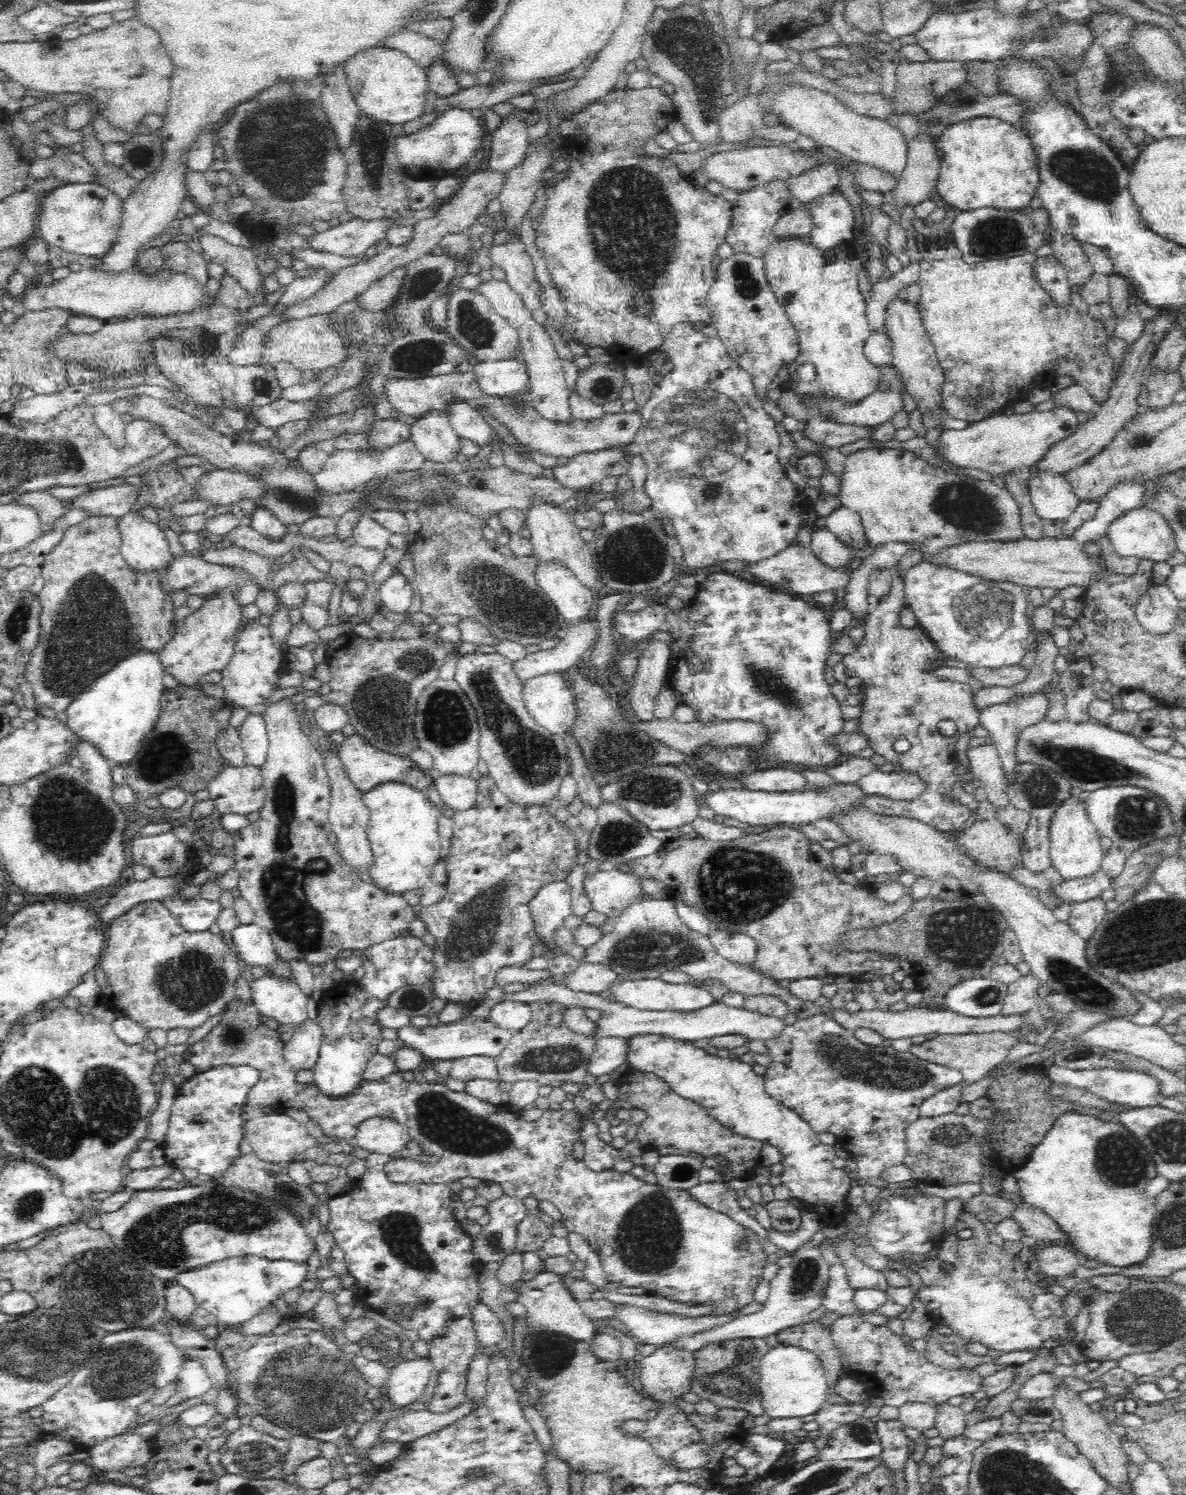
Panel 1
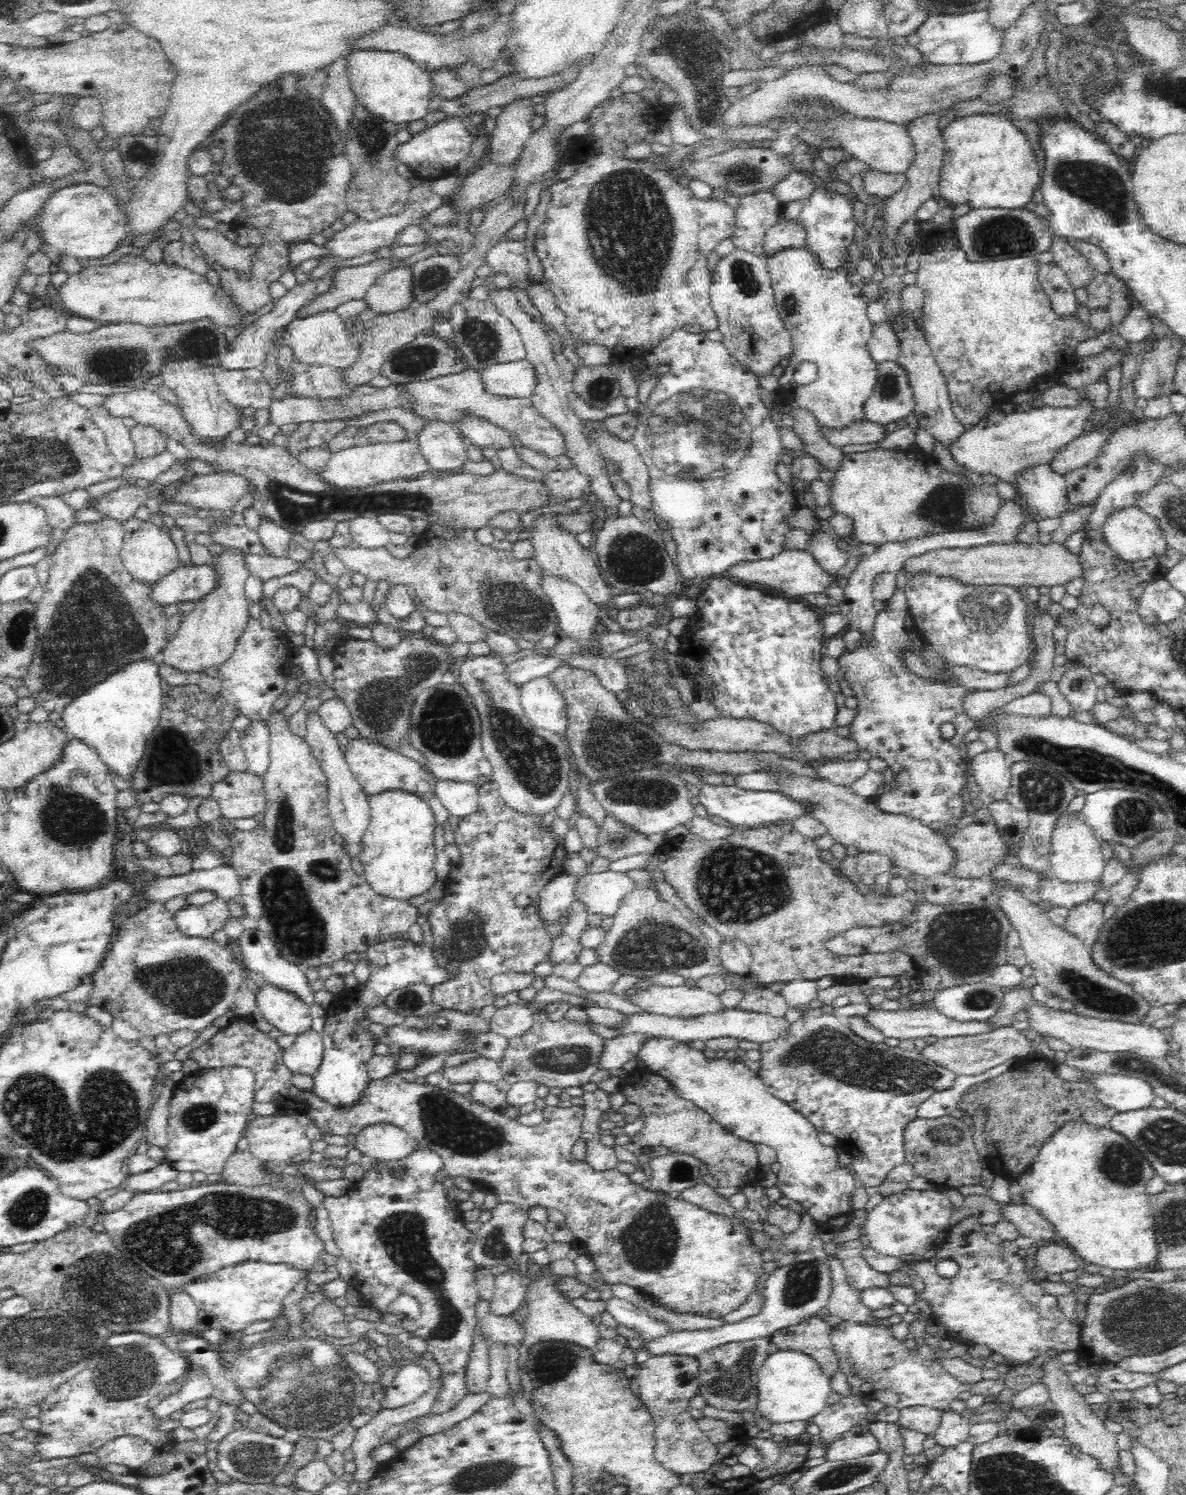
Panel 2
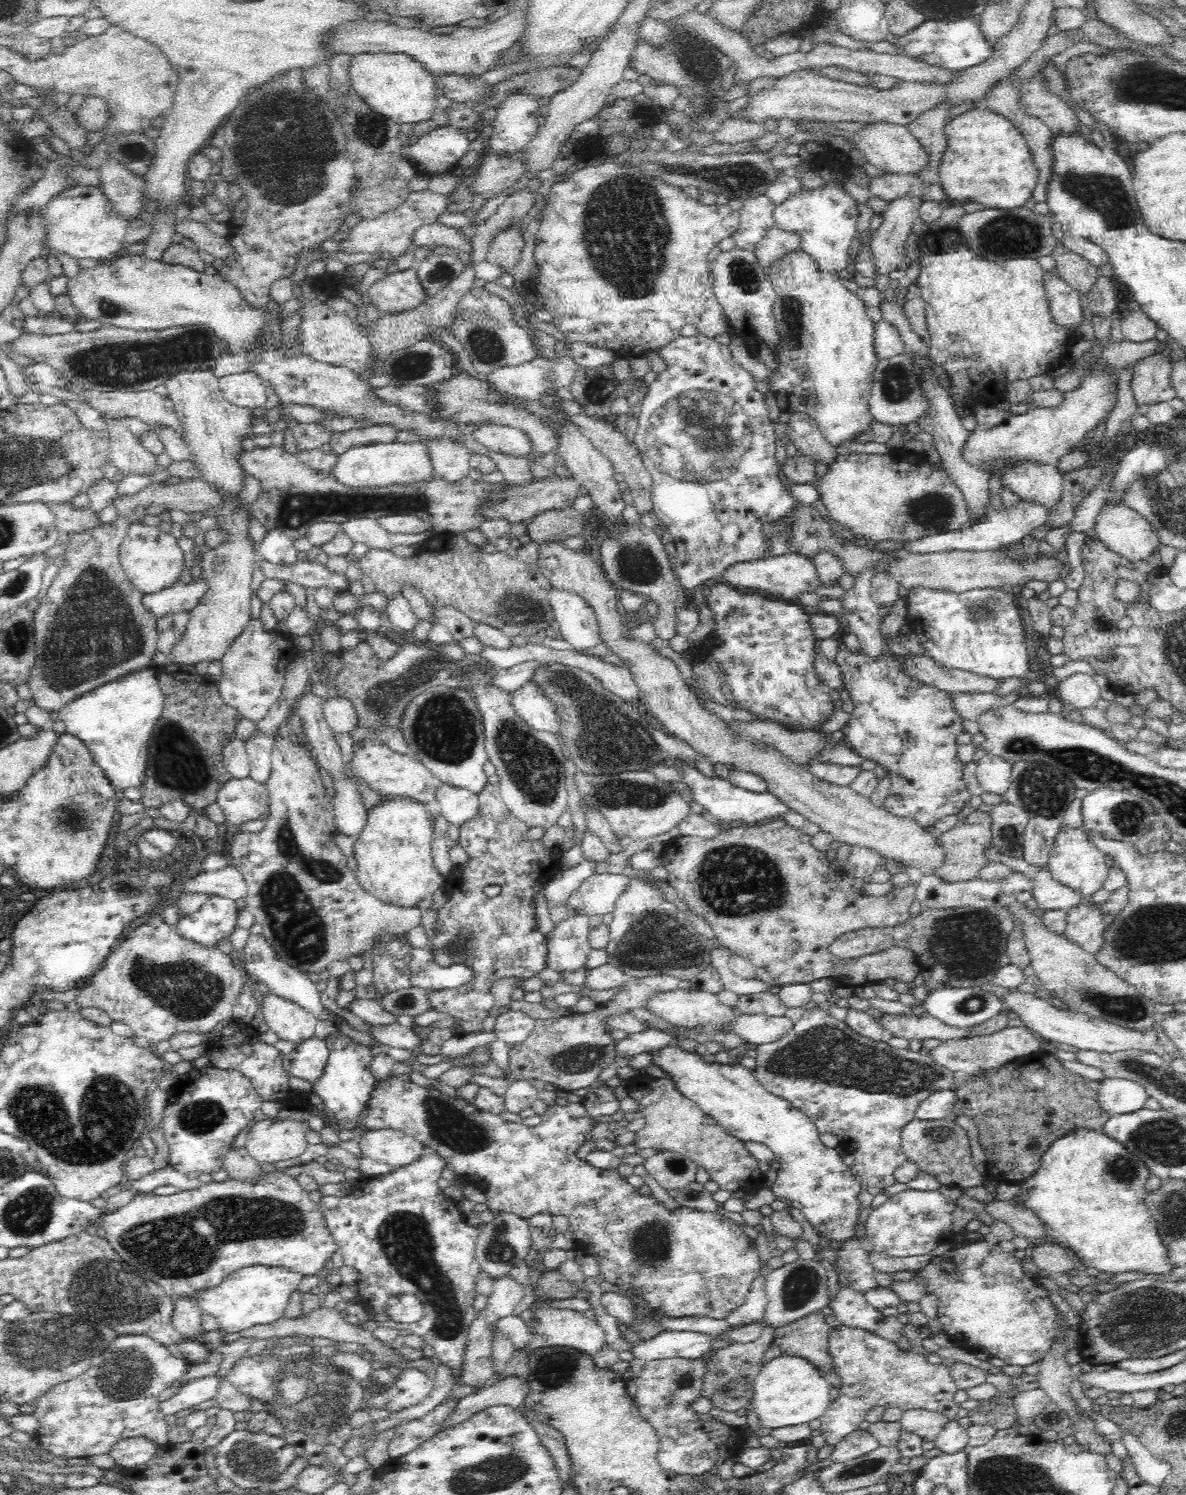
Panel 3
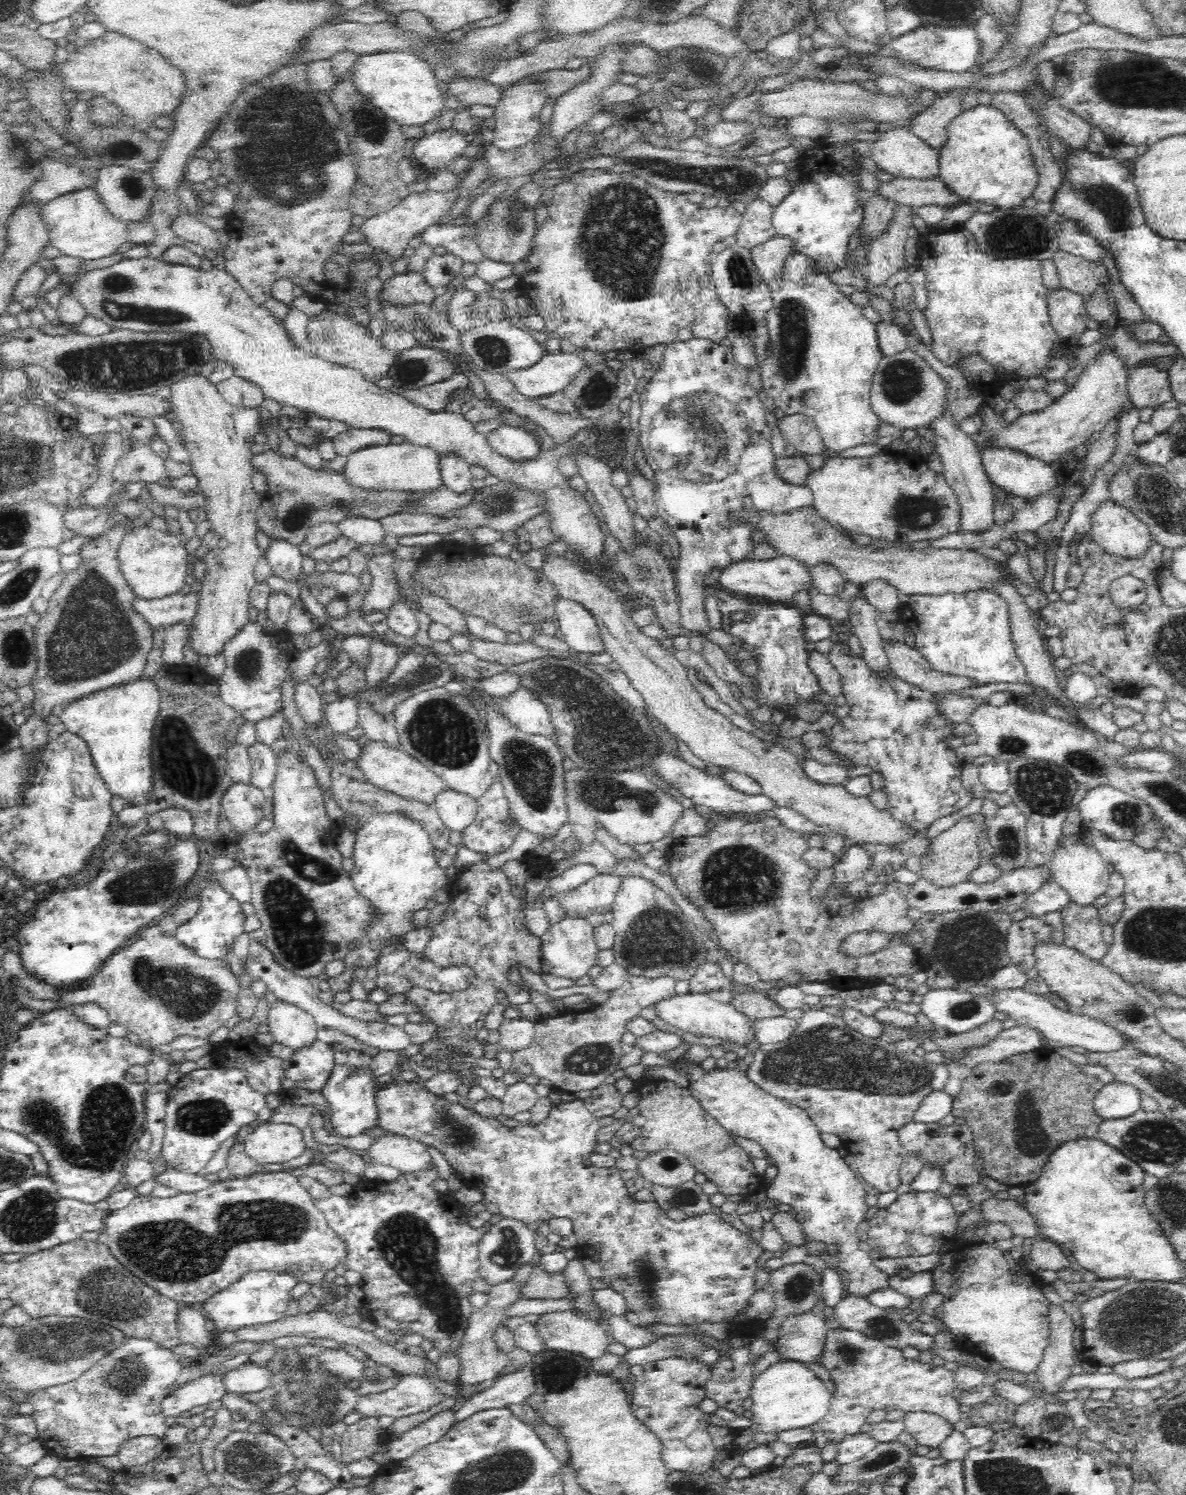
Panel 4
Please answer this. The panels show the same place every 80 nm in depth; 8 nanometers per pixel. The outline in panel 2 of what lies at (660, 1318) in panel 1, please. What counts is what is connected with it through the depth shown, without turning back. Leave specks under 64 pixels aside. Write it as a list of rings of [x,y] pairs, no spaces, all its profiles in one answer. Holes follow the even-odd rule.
[[[608,1293],[604,1296],[604,1301],[607,1316],[613,1316],[617,1324],[634,1330],[644,1341],[672,1331],[665,1322],[656,1322],[654,1318],[648,1316],[646,1310],[632,1304],[629,1300]]]

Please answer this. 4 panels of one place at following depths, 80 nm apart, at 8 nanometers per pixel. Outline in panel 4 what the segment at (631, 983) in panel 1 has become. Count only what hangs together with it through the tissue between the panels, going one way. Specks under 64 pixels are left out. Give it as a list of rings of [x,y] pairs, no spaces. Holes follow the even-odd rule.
[[[687,993],[675,995],[669,1000],[661,1001],[656,1004],[656,1015],[660,1017],[666,1024],[700,1036],[708,1036],[708,1038],[718,1038],[726,1043],[734,1044],[734,1046],[744,1047],[750,1046],[757,1042],[757,1029],[755,1021],[746,1014],[739,1012],[731,1004],[724,1004],[712,1000],[706,993]]]

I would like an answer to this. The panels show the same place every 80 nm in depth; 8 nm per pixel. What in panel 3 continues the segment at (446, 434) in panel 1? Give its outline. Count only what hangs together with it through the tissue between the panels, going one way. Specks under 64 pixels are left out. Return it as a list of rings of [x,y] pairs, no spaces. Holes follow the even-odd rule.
[[[449,440],[442,442],[424,442],[430,449],[430,459],[434,465],[435,478],[441,478],[450,485],[460,485],[468,478],[470,470],[469,453],[466,447],[453,444]]]

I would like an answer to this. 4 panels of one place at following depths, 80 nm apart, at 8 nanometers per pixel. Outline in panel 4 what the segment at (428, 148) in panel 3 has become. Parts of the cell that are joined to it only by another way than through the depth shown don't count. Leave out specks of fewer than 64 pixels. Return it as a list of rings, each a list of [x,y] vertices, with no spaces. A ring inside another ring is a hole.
[[[454,128],[424,134],[414,144],[414,162],[426,170],[446,168],[464,154],[469,144],[464,135]]]

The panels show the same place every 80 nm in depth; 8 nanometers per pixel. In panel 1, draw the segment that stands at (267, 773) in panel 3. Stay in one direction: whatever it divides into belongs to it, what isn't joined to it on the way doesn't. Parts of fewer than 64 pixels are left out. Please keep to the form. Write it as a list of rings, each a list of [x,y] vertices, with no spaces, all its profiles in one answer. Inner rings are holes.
[[[248,714],[238,729],[247,764],[261,769],[266,762],[269,748],[265,720],[262,716],[257,716],[257,714]]]

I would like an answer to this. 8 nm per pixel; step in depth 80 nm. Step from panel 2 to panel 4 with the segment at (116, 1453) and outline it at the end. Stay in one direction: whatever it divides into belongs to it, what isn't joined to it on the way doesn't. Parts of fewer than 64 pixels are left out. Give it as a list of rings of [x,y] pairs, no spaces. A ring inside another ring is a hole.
[[[137,1436],[126,1440],[117,1456],[124,1467],[136,1467],[157,1460],[167,1447],[163,1437]]]

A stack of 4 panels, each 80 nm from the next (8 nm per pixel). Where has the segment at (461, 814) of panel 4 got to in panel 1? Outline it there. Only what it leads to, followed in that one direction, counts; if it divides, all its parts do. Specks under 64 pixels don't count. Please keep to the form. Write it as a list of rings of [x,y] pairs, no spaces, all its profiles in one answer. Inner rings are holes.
[[[435,777],[436,790],[444,804],[454,812],[468,812],[474,808],[478,794],[478,784],[469,777]]]

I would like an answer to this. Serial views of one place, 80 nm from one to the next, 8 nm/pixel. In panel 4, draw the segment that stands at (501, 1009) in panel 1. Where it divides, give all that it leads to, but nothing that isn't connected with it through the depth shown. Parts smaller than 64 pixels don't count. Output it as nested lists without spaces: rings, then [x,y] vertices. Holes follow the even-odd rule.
[[[524,1017],[507,1022],[498,1029],[500,1033],[499,1044],[504,1051],[514,1054],[527,1050],[535,1038],[535,1022]]]

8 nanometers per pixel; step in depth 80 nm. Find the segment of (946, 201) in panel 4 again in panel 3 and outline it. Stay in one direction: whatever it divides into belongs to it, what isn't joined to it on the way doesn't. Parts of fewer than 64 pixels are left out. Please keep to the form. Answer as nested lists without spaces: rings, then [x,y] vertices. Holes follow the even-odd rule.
[[[887,174],[871,178],[869,194],[894,202],[898,198],[917,198],[921,202],[948,202],[948,195],[939,182],[926,183],[918,175]]]

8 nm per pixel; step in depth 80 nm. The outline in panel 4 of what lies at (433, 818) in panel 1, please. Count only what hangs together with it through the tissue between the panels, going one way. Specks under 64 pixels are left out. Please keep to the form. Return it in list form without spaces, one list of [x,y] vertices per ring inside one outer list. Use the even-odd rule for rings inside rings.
[[[376,814],[368,820],[365,820],[360,829],[355,832],[355,843],[352,858],[354,858],[354,867],[349,872],[354,888],[364,900],[368,901],[371,908],[372,918],[365,926],[363,933],[355,940],[355,945],[344,956],[343,961],[345,970],[343,974],[330,978],[328,980],[332,990],[322,994],[320,1001],[323,1004],[332,1002],[332,992],[349,992],[354,980],[356,970],[370,970],[378,968],[380,957],[383,956],[383,950],[388,946],[400,945],[404,942],[404,936],[408,931],[415,928],[414,914],[419,910],[424,910],[428,900],[432,900],[432,895],[440,888],[446,888],[450,878],[446,875],[444,868],[439,865],[436,859],[435,848],[431,843],[425,830],[410,820],[405,814]]]

